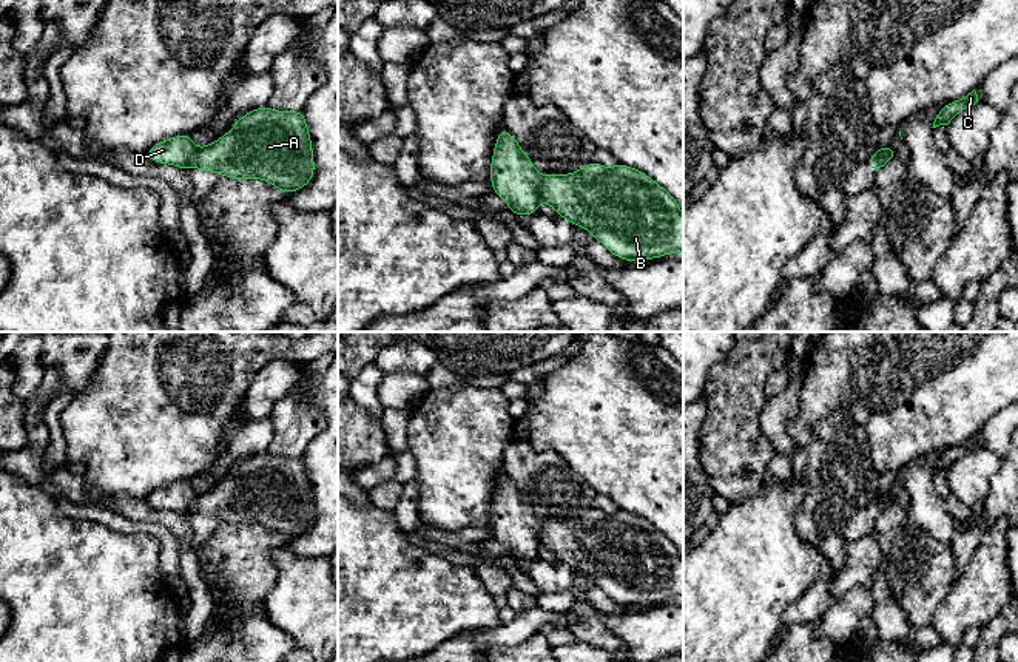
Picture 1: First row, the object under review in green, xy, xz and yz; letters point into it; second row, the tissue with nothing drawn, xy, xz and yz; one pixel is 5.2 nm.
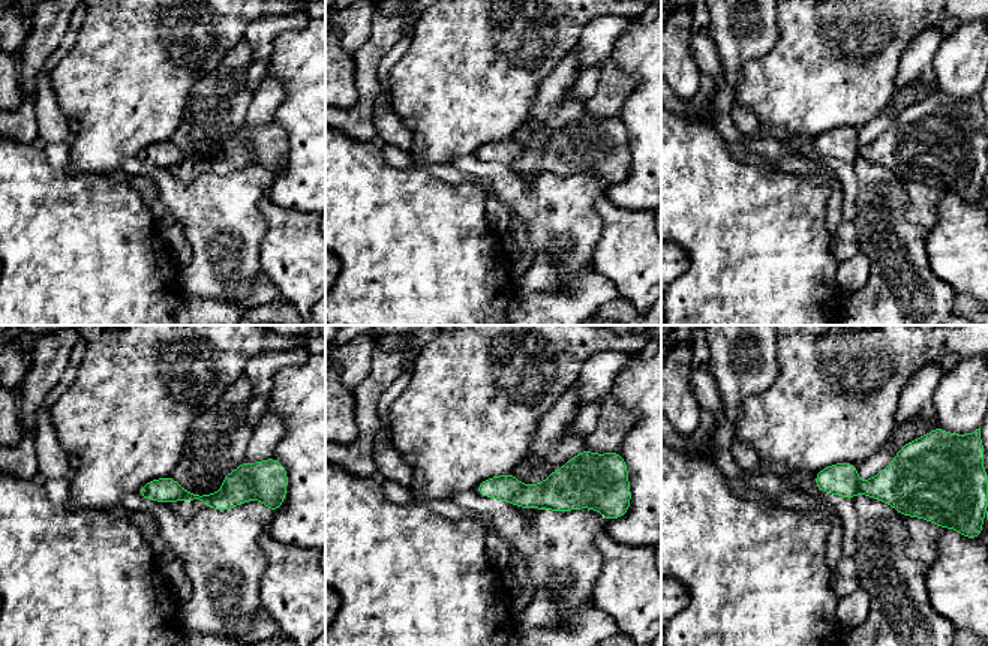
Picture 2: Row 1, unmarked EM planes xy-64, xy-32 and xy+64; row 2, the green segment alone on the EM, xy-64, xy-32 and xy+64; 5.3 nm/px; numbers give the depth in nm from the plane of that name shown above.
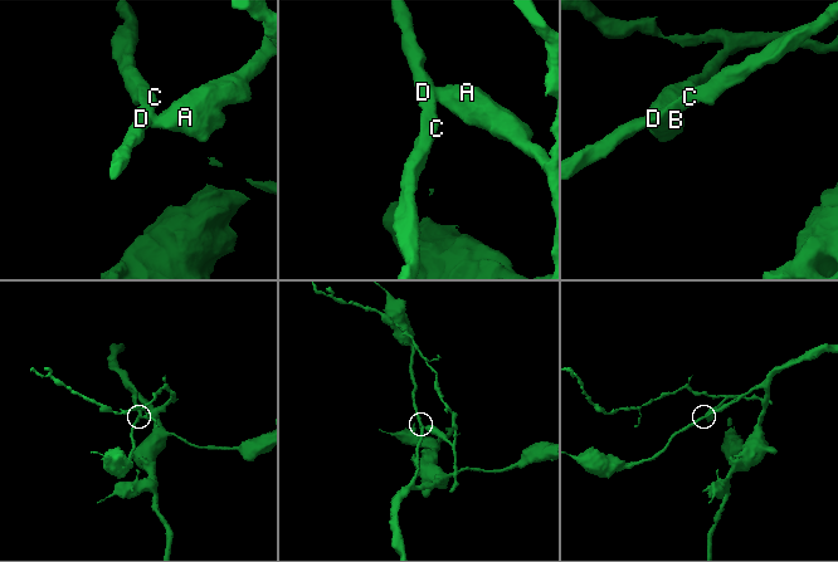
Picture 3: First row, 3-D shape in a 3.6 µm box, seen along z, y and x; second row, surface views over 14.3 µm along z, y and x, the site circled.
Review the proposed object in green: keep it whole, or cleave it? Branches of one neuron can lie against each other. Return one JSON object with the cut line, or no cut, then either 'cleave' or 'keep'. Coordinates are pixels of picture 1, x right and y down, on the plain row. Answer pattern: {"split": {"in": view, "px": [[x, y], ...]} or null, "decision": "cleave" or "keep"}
{"split": {"in": "xz", "px": [[542, 522], [539, 543]]}, "decision": "cleave"}

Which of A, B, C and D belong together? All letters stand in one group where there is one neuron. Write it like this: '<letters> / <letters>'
A B / C D

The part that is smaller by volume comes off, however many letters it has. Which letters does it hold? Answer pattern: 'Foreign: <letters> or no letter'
Foreign: A, B

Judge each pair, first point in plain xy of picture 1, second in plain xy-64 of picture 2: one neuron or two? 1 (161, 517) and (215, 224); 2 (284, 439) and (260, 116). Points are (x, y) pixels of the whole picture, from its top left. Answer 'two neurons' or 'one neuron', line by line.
1: one neuron
2: one neuron

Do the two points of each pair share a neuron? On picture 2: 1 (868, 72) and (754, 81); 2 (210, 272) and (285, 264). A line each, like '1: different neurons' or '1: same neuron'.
1: same neuron
2: different neurons

